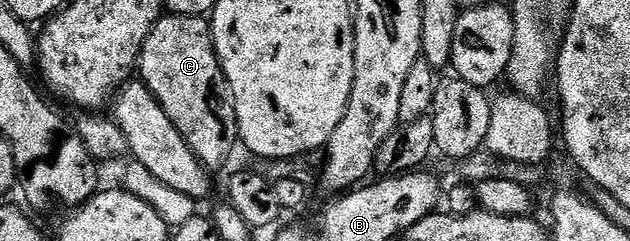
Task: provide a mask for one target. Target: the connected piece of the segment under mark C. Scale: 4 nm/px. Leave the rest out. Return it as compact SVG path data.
M206 17L160 18L145 40L137 70L199 161L208 168L225 165L239 142L239 125L227 77L215 55L210 21Z

